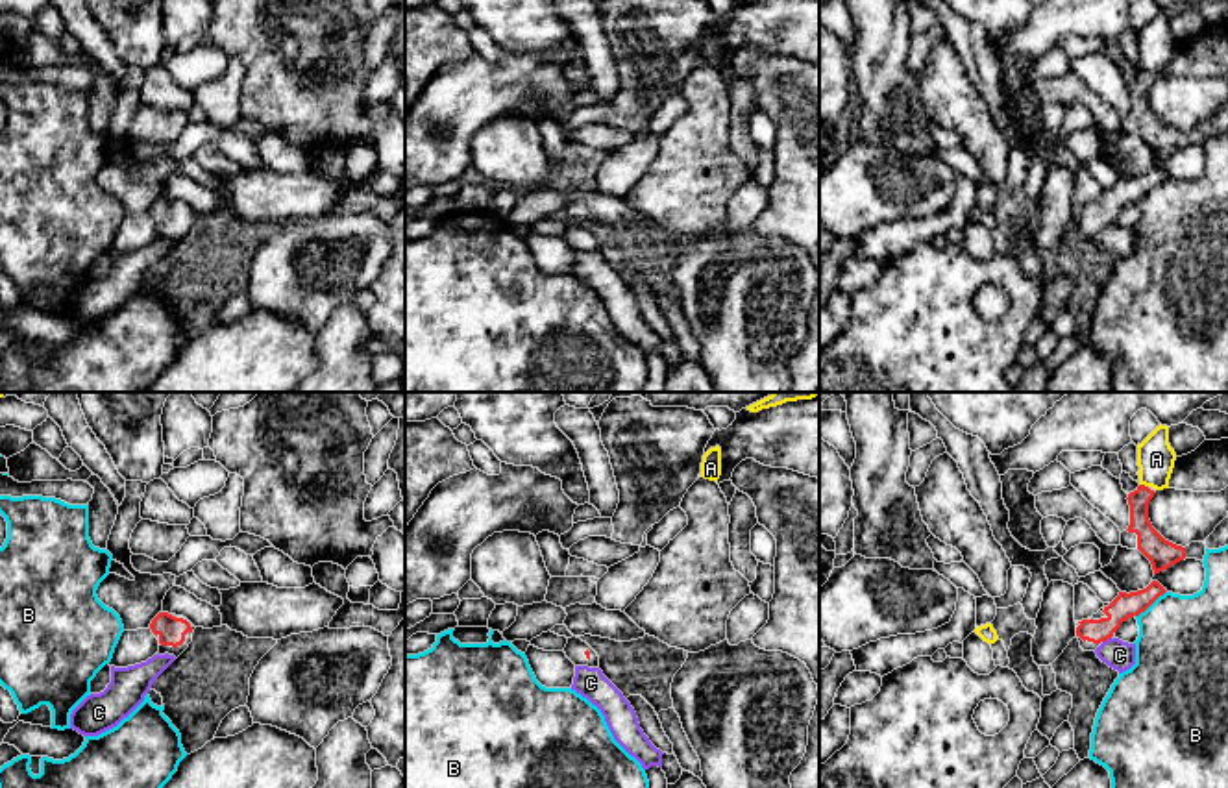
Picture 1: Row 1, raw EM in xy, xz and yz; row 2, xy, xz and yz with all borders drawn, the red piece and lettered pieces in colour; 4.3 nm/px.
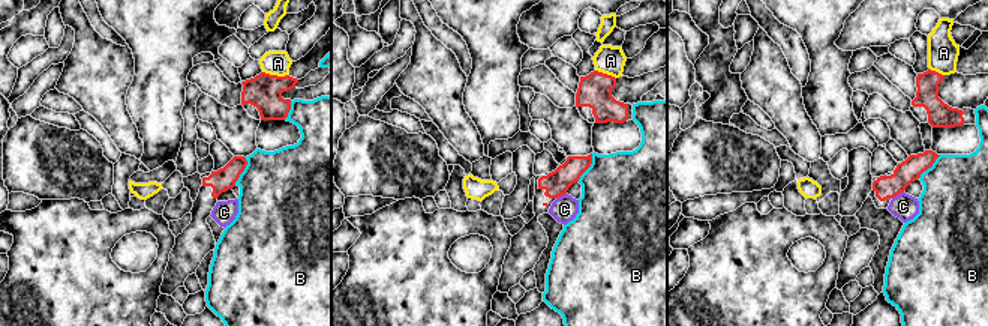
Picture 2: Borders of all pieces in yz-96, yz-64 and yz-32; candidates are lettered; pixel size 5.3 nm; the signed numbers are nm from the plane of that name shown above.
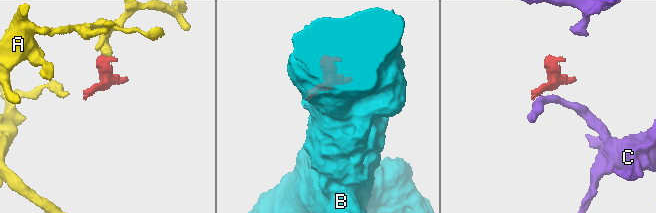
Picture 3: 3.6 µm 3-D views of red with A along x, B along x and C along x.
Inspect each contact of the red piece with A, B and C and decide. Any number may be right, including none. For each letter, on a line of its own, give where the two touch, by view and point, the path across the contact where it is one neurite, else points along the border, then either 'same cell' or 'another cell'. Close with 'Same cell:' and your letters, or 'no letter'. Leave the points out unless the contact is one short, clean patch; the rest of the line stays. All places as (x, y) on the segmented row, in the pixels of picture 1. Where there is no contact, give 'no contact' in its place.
A: contact yz (1143, 485); border yz (1140, 483), (1147, 487); another cell
B: contact yz (1151, 603); another cell
C: contact yz (1106, 639); border yz (1110, 637), (1103, 642); another cell
Same cell: no letter

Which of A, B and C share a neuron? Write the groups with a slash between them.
A / B / C

